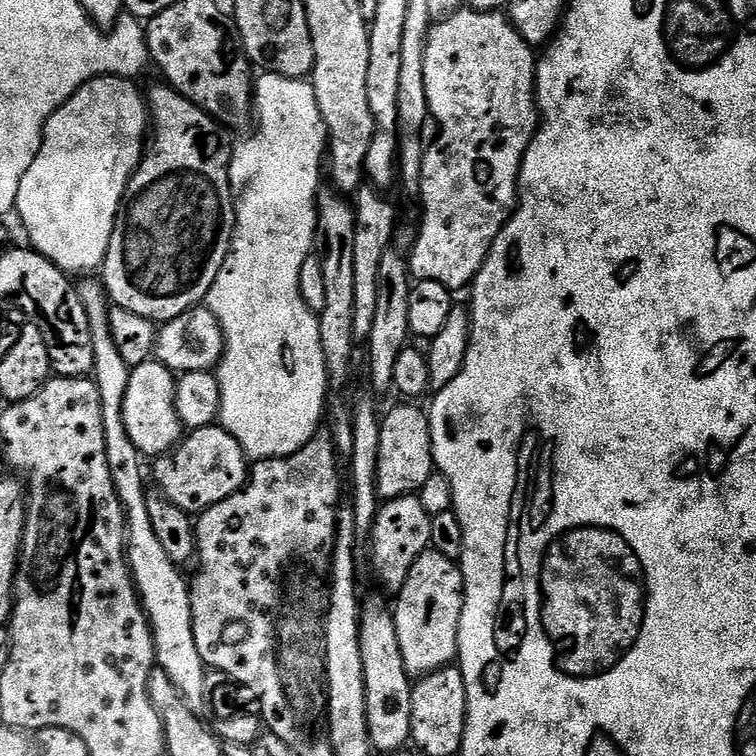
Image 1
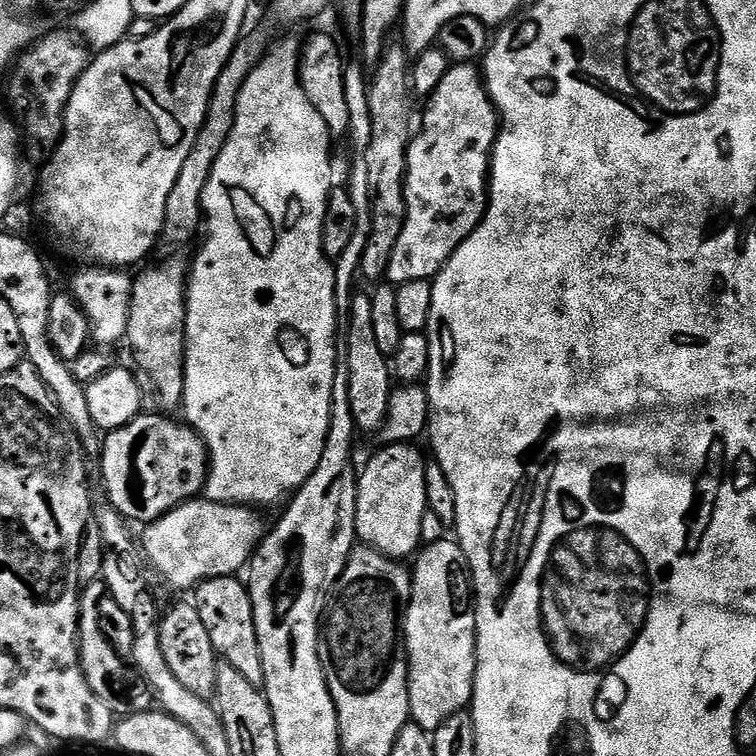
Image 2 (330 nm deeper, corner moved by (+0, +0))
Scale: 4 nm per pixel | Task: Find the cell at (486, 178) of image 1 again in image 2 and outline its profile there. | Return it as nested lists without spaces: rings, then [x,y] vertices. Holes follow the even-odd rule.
[[[453,63],[426,104],[424,125],[419,125],[408,145],[406,218],[386,273],[387,283],[393,286],[435,278],[454,250],[479,226],[488,208],[490,157],[500,117],[488,97],[481,69],[475,63]]]

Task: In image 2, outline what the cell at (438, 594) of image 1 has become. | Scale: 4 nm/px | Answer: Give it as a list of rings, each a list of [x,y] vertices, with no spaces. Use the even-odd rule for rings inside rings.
[[[445,538],[434,542],[433,544],[424,544],[414,563],[416,568],[411,569],[412,574],[412,597],[408,603],[407,609],[402,621],[402,635],[404,638],[404,647],[408,653],[408,693],[410,694],[410,720],[411,723],[417,724],[422,730],[430,734],[446,722],[454,714],[465,711],[472,703],[472,691],[474,690],[474,678],[476,677],[476,605],[474,603],[474,589],[472,587],[472,578],[468,571],[468,559],[459,543],[455,539]]]

